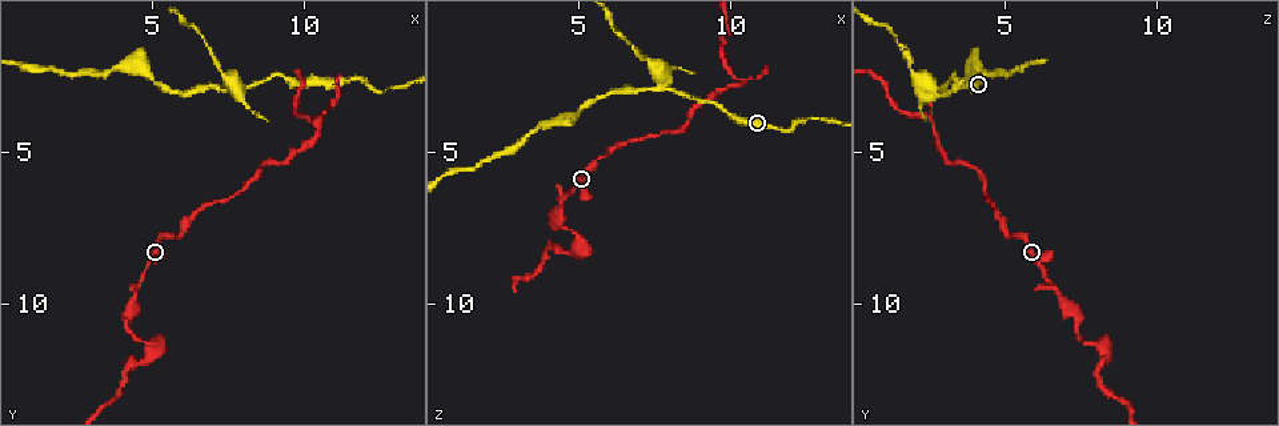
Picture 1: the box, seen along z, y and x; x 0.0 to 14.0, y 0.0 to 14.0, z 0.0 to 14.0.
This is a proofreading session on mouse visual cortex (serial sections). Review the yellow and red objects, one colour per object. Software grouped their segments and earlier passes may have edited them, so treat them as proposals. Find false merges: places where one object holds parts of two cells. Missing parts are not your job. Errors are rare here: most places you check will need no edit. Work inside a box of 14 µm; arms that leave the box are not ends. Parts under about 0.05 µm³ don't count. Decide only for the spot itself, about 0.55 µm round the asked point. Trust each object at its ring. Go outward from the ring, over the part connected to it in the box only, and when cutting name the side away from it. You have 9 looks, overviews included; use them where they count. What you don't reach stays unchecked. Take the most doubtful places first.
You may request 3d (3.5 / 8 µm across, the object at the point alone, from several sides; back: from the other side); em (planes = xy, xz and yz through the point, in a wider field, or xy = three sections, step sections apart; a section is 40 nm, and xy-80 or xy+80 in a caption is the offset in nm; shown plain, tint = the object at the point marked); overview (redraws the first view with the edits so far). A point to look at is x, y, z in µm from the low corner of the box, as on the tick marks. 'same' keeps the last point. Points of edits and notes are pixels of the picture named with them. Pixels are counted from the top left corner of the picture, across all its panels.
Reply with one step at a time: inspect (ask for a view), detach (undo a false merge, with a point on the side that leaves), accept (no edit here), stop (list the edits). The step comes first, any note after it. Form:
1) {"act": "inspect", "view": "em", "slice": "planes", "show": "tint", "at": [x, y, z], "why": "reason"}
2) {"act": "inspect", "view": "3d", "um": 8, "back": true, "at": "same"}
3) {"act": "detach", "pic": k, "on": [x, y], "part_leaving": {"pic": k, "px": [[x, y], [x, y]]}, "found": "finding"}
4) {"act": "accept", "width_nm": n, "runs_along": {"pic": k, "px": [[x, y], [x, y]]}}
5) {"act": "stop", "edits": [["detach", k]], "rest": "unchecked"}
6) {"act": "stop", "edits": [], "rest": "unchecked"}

{"act": "inspect", "view": "3d", "um": 8, "at": [7.7, 3.0, 2.8], "why": "thick turns thin"}

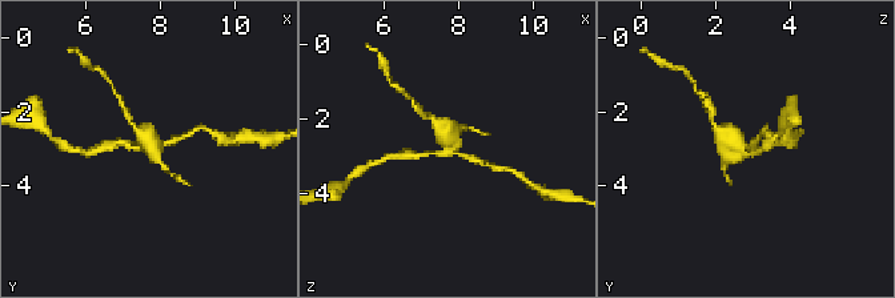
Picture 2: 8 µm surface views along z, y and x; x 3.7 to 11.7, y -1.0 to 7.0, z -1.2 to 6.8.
{"act": "inspect", "view": "em", "slice": "xy", "step": 3, "show": "tint", "at": [7.7, 2.9, 2.8]}

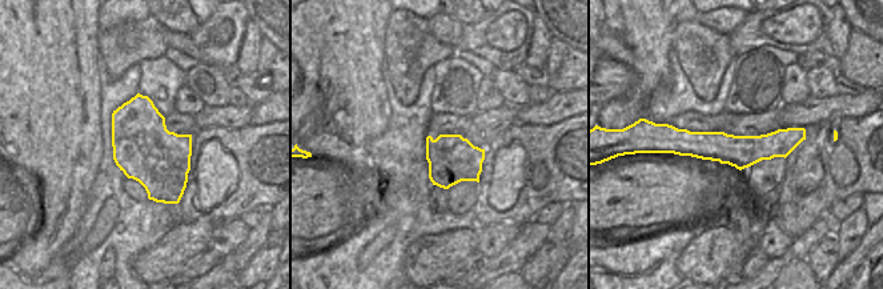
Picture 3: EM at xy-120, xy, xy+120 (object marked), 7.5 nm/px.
{"act": "detach", "pic": 2, "on": [448, 136], "part_leaving": {"pic": 2, "px": [[450, 149], [448, 133], [425, 115]]}, "found": "two cells meet here"}

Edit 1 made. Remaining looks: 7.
{"act": "inspect", "view": "3d", "um": 8, "back": true, "at": [10.4, 4.2, 2.6], "why": "branch point"}

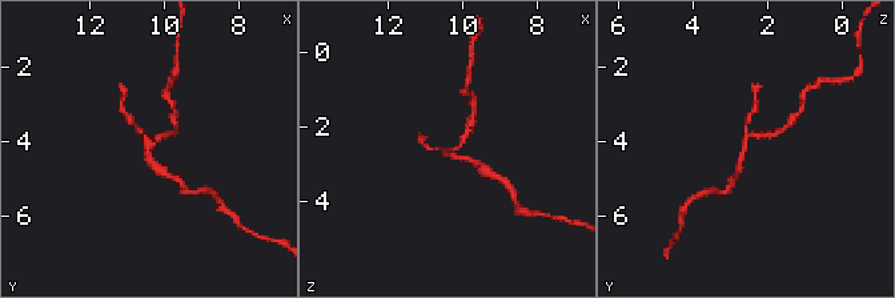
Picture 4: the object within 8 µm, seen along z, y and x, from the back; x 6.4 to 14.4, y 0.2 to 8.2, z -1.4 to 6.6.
{"act": "inspect", "view": "3d", "um": 3.5, "at": [10.4, 4.2, 2.7]}

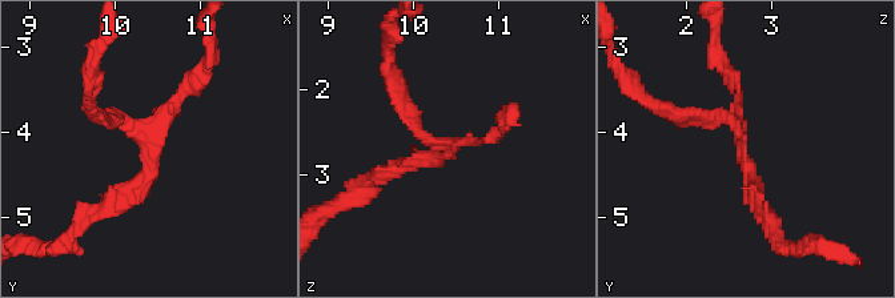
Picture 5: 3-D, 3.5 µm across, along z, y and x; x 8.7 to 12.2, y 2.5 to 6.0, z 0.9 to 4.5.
{"act": "inspect", "view": "em", "slice": "xy", "step": 2, "show": "tint", "at": [10.45, 4.20, 2.65]}

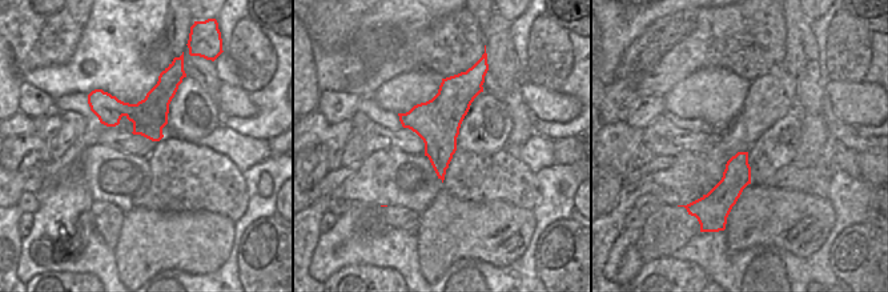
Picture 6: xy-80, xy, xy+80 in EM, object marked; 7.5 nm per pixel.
{"act": "accept", "runs_along": {"pic": 5, "px": [[762, 210], [735, 124], [698, 116]]}, "found": "all the same cell"}

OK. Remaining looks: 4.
{"act": "inspect", "view": "3d", "um": 3.5, "at": [11.8, 2.6, 4.3], "why": "sharp bend"}

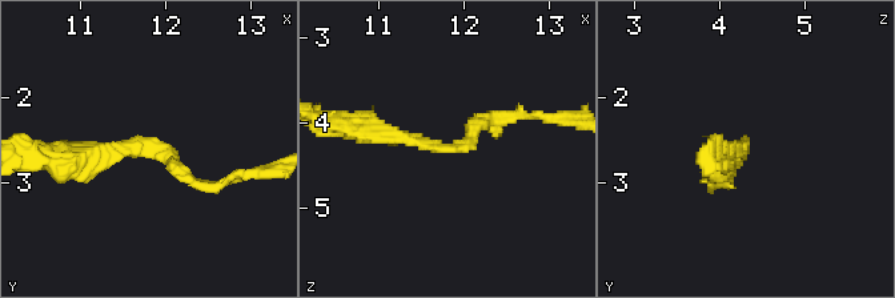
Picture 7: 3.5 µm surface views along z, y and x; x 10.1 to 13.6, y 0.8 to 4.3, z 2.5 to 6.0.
{"act": "inspect", "view": "em", "slice": "xy", "step": 1, "show": "tint", "at": [11.85, 2.60, 4.30], "arm_widths_nm": [150, 250]}

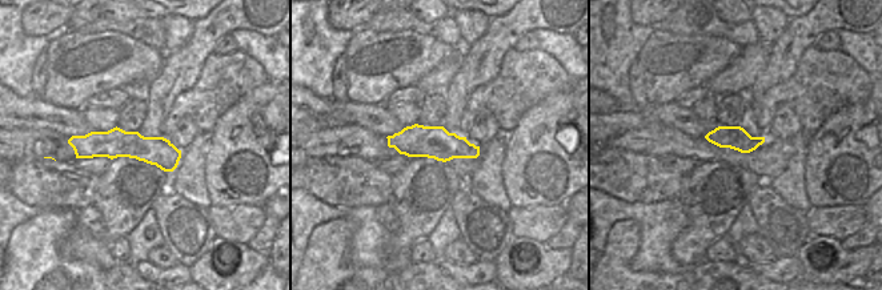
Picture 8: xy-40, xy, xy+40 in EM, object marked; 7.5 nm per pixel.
{"act": "accept", "runs_along": {"pic": 8, "px": [[72, 141], [132, 144], [177, 154]]}, "found": "all the same cell"}

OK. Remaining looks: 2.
{"act": "inspect", "view": "3d", "um": 8, "back": true, "at": [5.0, 11.3, 8.0], "why": "sudden change in width"}

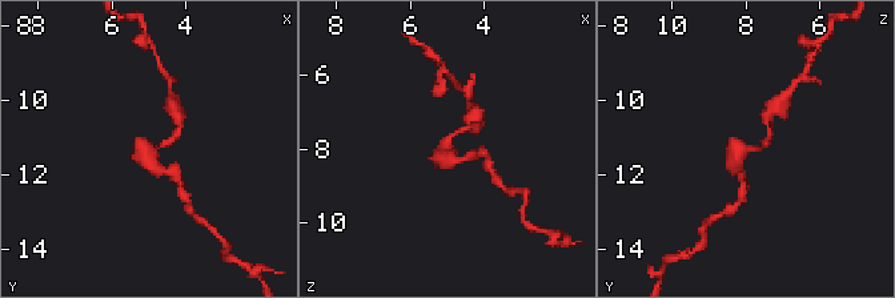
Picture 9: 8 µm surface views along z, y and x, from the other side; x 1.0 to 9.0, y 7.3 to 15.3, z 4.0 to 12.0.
{"act": "inspect", "view": "em", "slice": "xy", "step": 5, "show": "tint", "at": [5.1, 11.4, 8.0]}

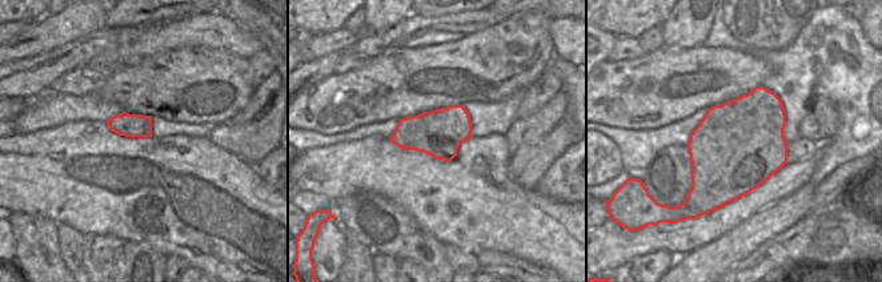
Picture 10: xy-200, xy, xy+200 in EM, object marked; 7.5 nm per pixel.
{"act": "accept", "width_nm": 360, "runs_along": {"pic": 9, "px": [[767, 139], [738, 152], [734, 172]]}, "found": "all the same cell"}

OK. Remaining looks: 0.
{"act": "stop", "edits": [["detach", 2]], "rest": "unchecked"}

